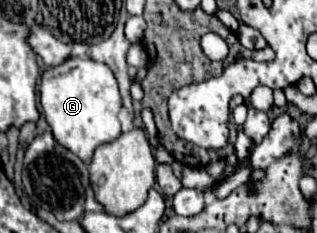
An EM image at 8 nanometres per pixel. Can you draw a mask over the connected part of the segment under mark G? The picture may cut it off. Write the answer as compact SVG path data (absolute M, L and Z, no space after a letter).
M69 56L65 62L47 68L41 76L41 106L61 146L73 150L83 162L89 162L93 150L105 142L113 142L121 134L117 112L121 108L121 94L115 74L103 62L93 58Z

